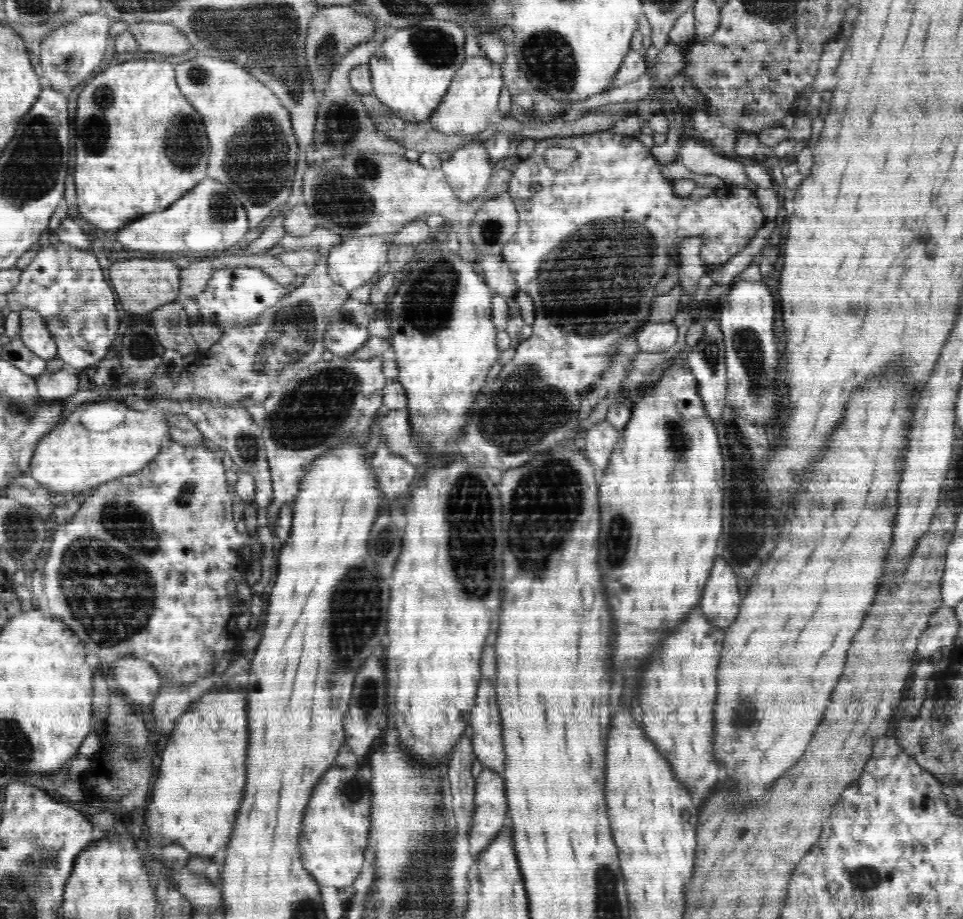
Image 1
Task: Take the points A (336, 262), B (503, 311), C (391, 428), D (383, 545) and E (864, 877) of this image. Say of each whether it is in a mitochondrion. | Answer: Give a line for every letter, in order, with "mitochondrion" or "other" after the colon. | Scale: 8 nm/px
A: other
B: other
C: other
D: mitochondrion
E: mitochondrion

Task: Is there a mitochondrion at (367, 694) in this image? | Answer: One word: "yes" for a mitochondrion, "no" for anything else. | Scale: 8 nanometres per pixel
yes

